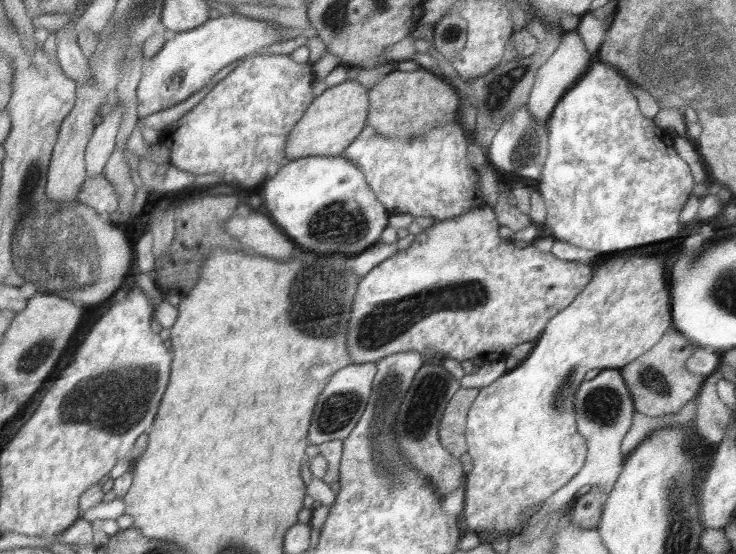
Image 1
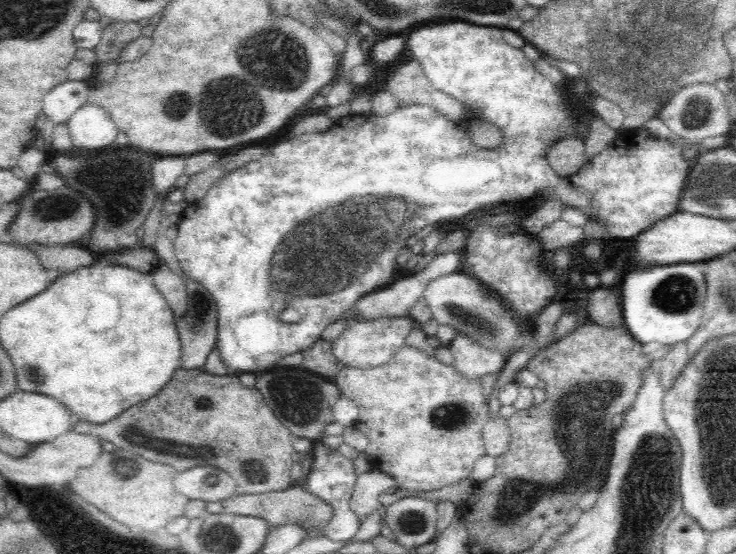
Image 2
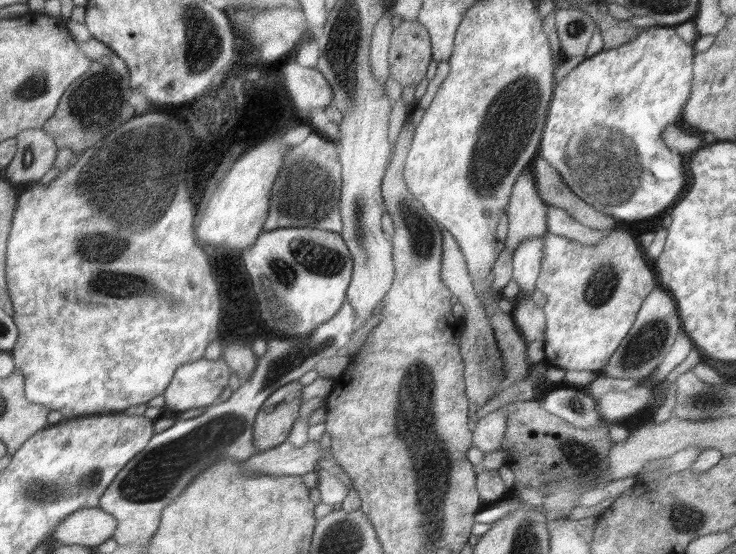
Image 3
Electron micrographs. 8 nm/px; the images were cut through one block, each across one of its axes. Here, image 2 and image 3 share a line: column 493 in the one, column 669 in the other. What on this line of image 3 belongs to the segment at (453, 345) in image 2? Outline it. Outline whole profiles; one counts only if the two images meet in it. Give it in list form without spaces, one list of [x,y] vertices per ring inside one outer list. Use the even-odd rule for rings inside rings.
[[[682,329],[678,333],[672,348],[666,353],[664,361],[660,363],[660,366],[656,367],[656,370],[654,370],[650,376],[638,380],[639,386],[644,386],[644,388],[654,388],[654,386],[663,383],[668,374],[688,357],[690,351],[692,351],[694,347],[695,344],[692,342],[692,339],[690,339],[688,333]]]

